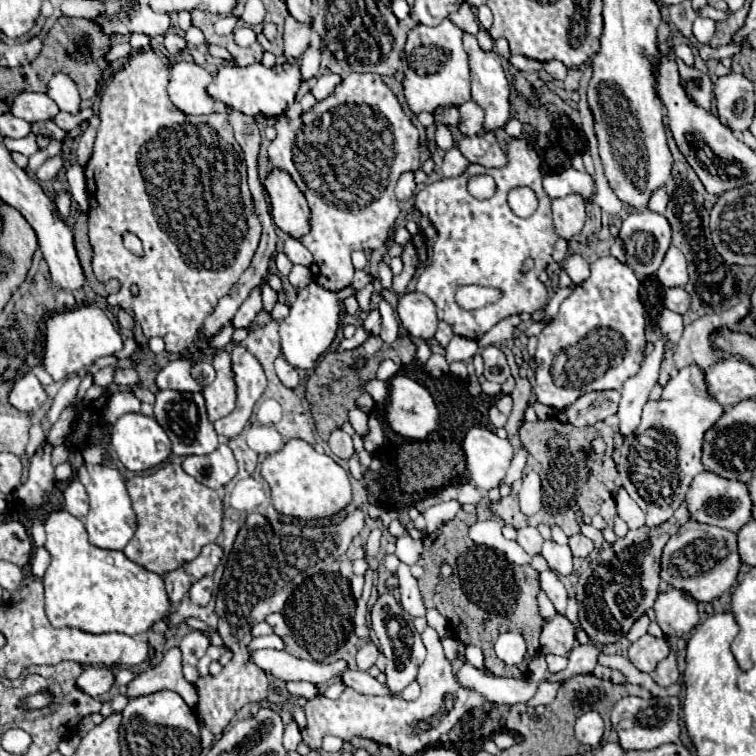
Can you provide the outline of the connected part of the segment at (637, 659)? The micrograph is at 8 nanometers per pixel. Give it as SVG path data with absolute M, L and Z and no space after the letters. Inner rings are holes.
M645 634L629 648L629 660L643 672L651 672L657 666L657 662L667 658L667 654L669 654L667 642L651 634Z

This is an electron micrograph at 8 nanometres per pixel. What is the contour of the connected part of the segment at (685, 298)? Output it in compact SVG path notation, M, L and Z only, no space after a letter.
M669 288L665 292L665 306L677 314L685 314L689 310L689 294L683 288Z

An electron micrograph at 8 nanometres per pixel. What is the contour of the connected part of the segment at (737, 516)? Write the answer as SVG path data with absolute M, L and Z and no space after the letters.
M701 472L691 482L687 496L685 496L687 510L691 512L691 518L703 524L719 526L729 532L737 532L751 520L751 498L747 492L747 486L739 480L725 480L713 472Z

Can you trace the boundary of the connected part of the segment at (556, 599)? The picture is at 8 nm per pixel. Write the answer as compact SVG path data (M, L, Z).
M545 570L545 572L541 572L541 588L545 590L549 600L553 602L557 614L563 616L565 608L567 608L567 592L565 592L561 578L553 570Z

